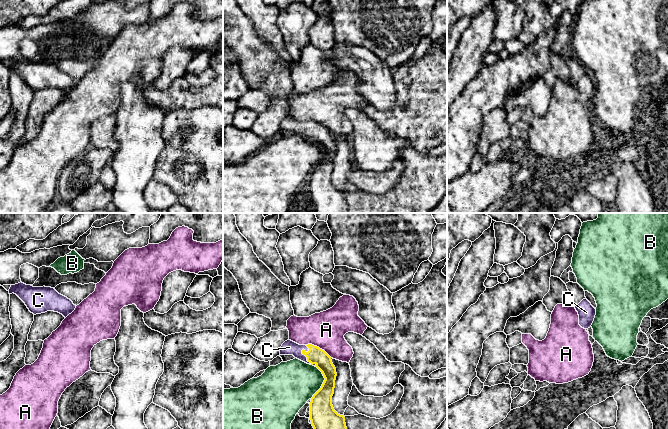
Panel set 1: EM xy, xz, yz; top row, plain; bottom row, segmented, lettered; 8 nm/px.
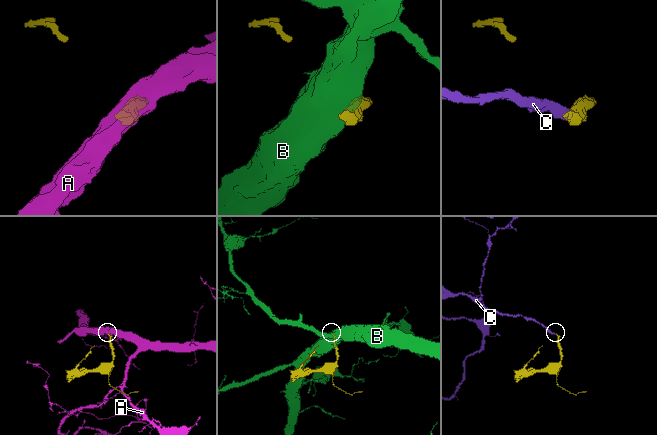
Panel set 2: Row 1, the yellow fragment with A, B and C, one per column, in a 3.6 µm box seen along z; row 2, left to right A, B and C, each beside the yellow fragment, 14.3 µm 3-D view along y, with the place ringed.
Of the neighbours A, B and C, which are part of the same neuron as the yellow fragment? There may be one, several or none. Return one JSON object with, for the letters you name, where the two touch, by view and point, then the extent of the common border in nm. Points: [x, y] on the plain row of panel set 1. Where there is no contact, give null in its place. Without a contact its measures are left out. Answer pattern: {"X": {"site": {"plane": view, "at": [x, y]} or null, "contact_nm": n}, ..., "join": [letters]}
{"C": {"site": {"plane": "xz", "at": [303, 130]}, "contact_nm": 200}, "join": ["C"]}

